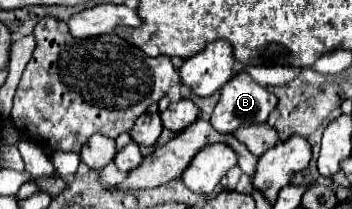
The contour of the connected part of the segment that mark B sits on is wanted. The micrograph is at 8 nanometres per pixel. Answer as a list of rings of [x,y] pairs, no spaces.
[[[239,72],[237,76],[233,76],[223,88],[221,88],[221,100],[213,110],[211,116],[211,124],[217,132],[223,134],[231,134],[235,132],[235,128],[241,126],[249,126],[249,124],[259,124],[265,122],[267,116],[273,112],[273,108],[277,106],[277,96],[273,92],[269,92],[267,88],[259,86],[247,72]]]

